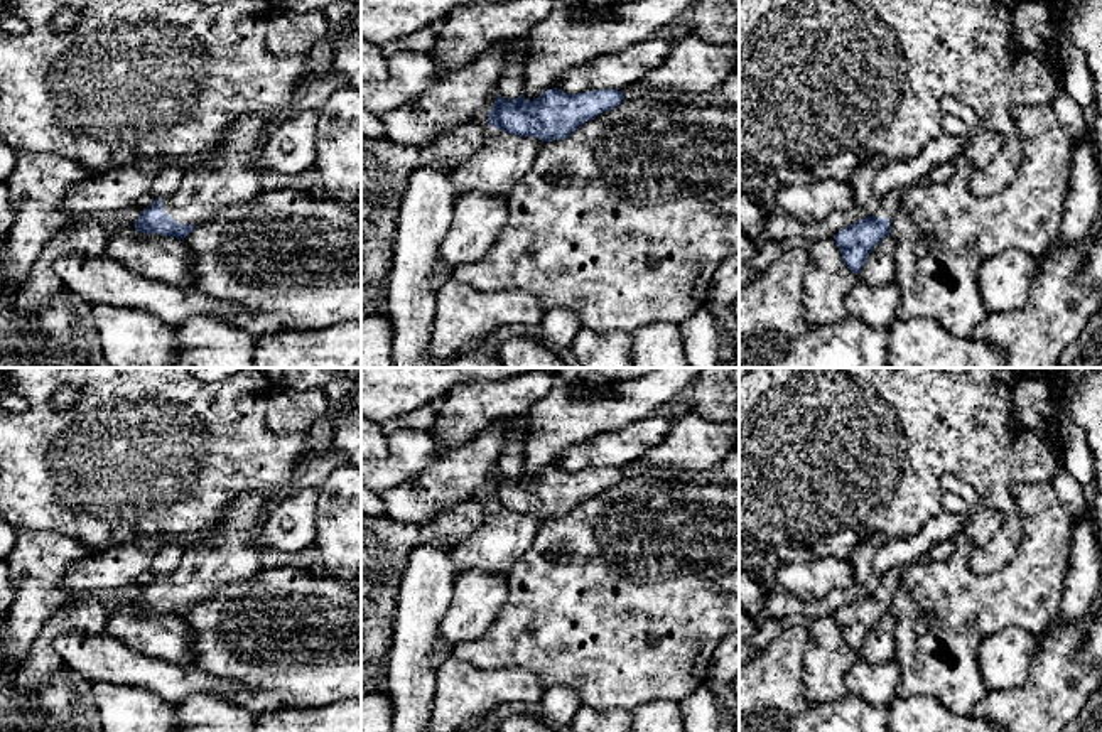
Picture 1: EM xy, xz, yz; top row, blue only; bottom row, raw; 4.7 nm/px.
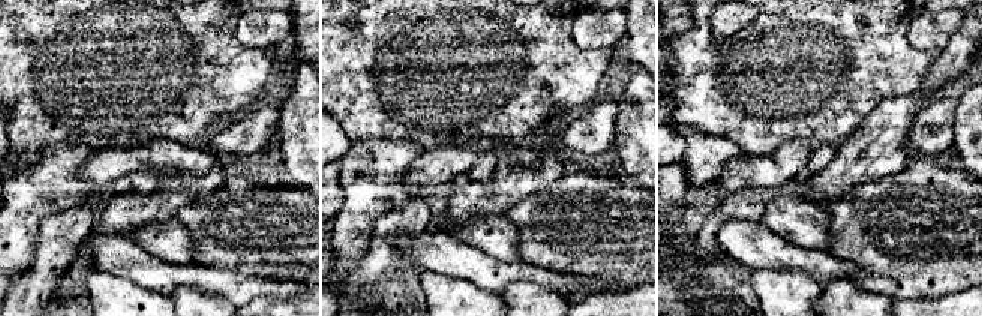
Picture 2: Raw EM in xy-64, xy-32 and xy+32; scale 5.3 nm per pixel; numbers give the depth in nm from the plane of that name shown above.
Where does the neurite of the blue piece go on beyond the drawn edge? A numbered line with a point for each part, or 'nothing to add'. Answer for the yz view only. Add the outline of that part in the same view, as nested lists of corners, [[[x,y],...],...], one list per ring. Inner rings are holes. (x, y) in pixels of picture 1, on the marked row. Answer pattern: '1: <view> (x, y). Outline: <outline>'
1: yz (888, 206). Outline: [[[893,189],[889,191],[883,201],[878,204],[874,216],[876,218],[888,218],[891,226],[894,221],[894,214],[901,204],[903,191]]]

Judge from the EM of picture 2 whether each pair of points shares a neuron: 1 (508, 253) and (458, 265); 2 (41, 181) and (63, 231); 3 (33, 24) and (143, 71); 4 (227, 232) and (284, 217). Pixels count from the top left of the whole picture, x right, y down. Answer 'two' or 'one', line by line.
1: two
2: two
3: one
4: one

